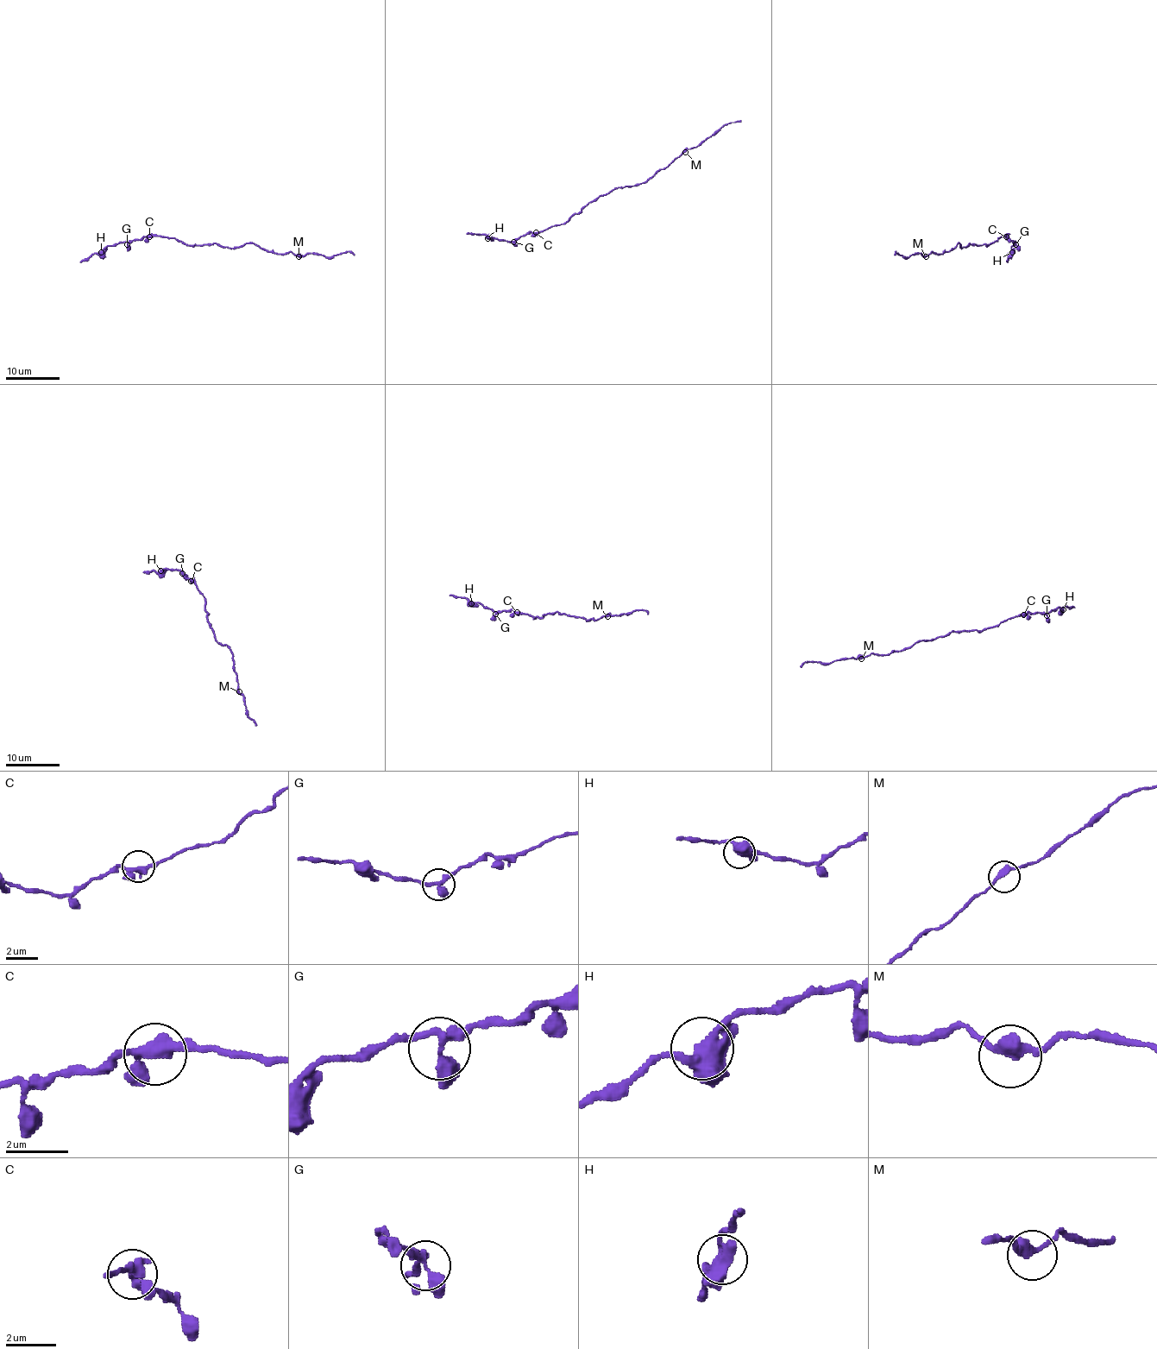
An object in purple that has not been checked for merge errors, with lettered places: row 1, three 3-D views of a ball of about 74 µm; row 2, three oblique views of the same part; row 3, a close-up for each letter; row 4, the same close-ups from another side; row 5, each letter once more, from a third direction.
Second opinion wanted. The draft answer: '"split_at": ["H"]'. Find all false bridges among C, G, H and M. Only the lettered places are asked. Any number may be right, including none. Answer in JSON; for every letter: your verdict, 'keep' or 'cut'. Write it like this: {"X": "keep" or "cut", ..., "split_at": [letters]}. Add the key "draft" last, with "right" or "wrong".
{"C": "keep", "G": "keep", "H": "keep", "M": "keep", "split_at": [], "draft": "wrong"}

